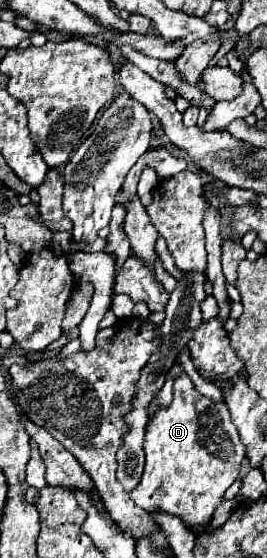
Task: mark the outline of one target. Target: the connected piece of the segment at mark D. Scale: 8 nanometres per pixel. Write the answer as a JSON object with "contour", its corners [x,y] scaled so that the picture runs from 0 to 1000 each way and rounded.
{"contour":[[[678,668],[648,690],[648,719],[625,729],[596,729],[543,772],[543,844],[513,873],[491,880],[491,894],[536,909],[551,919],[618,916],[685,930],[685,937],[745,937],[768,941],[813,905],[835,898],[835,884],[880,866],[895,855],[903,826],[910,826],[910,794],[880,762],[865,758],[865,744],[835,719],[798,719],[753,708],[700,668]]]}

